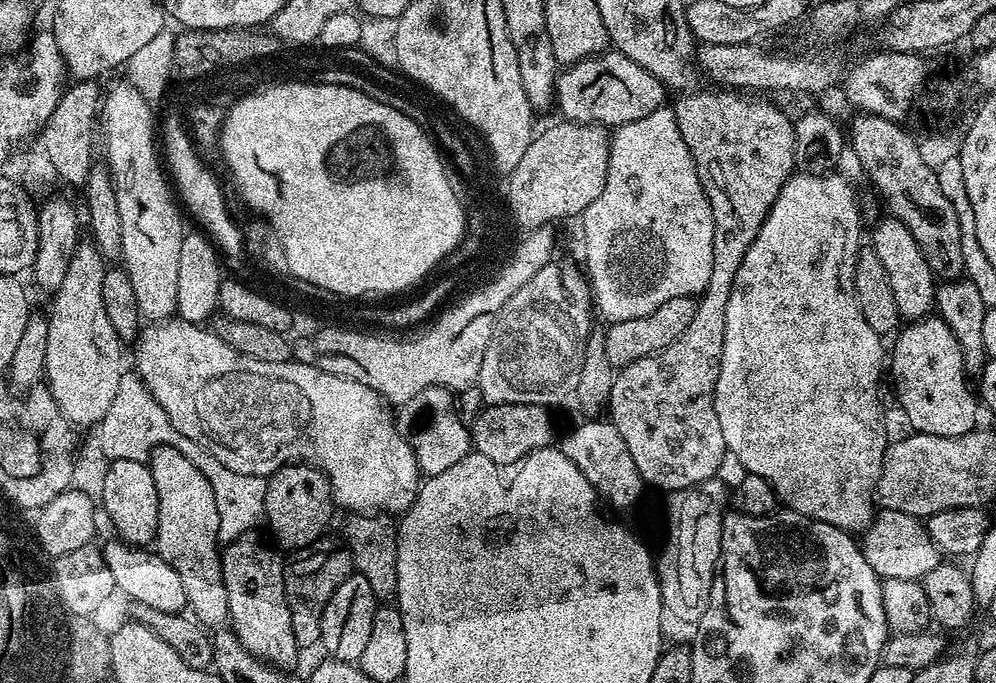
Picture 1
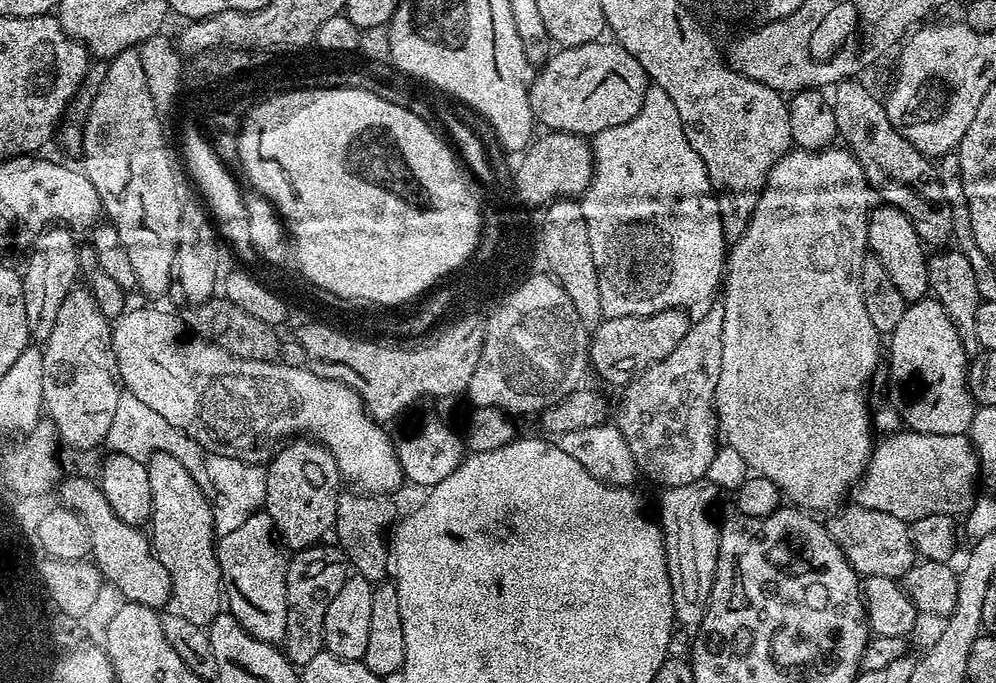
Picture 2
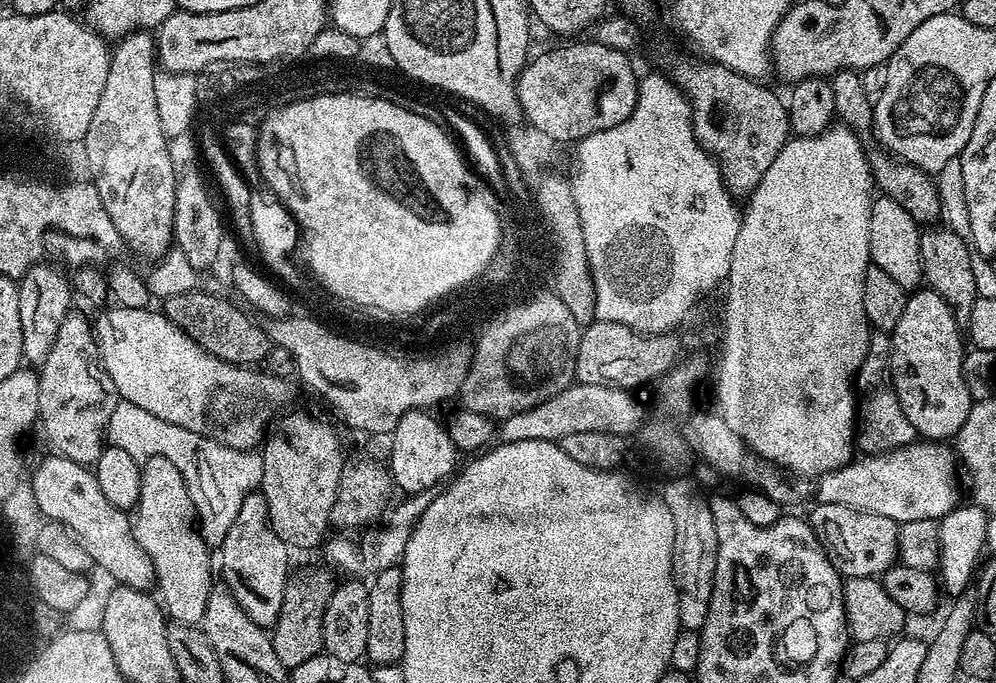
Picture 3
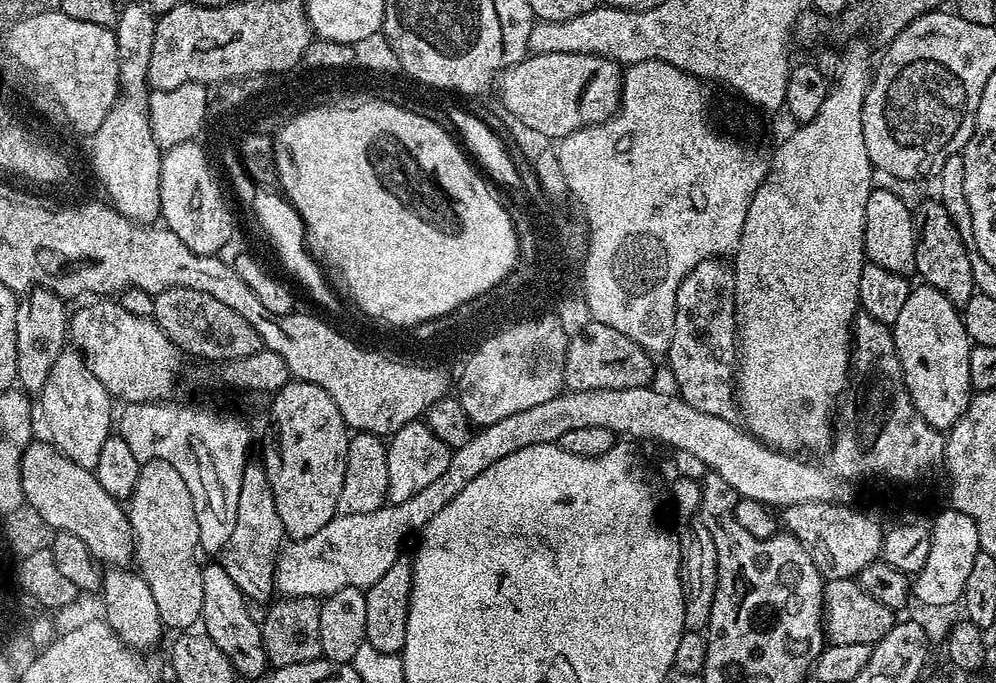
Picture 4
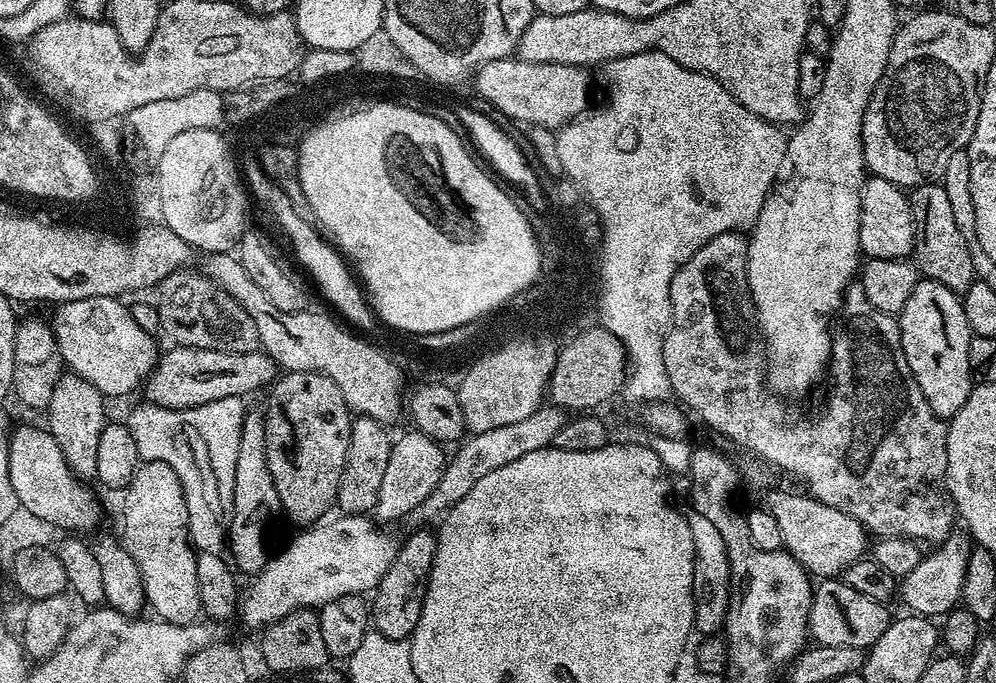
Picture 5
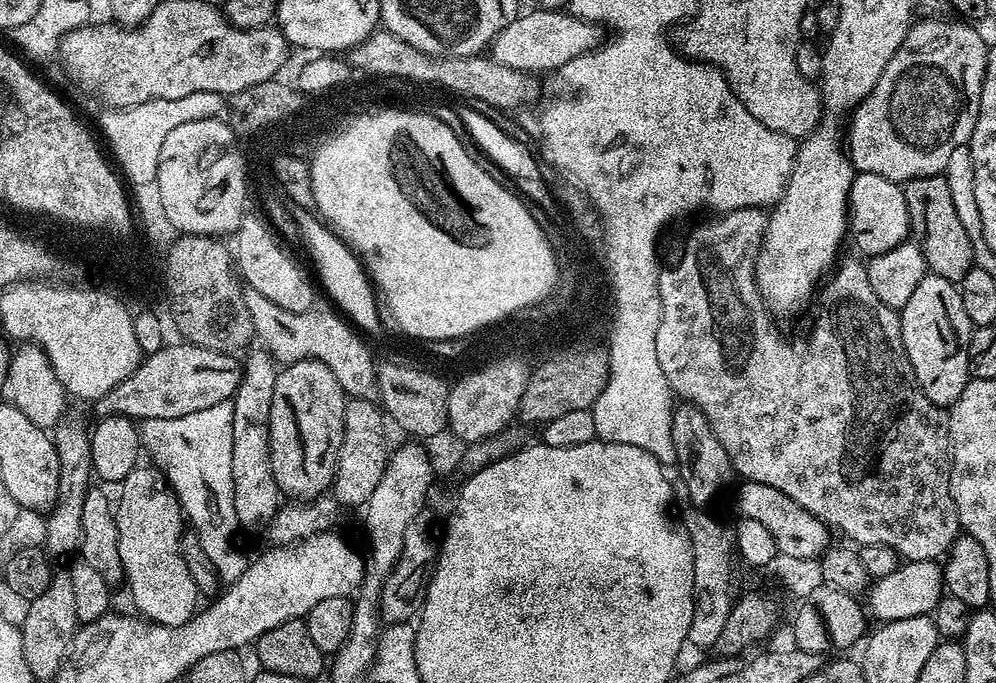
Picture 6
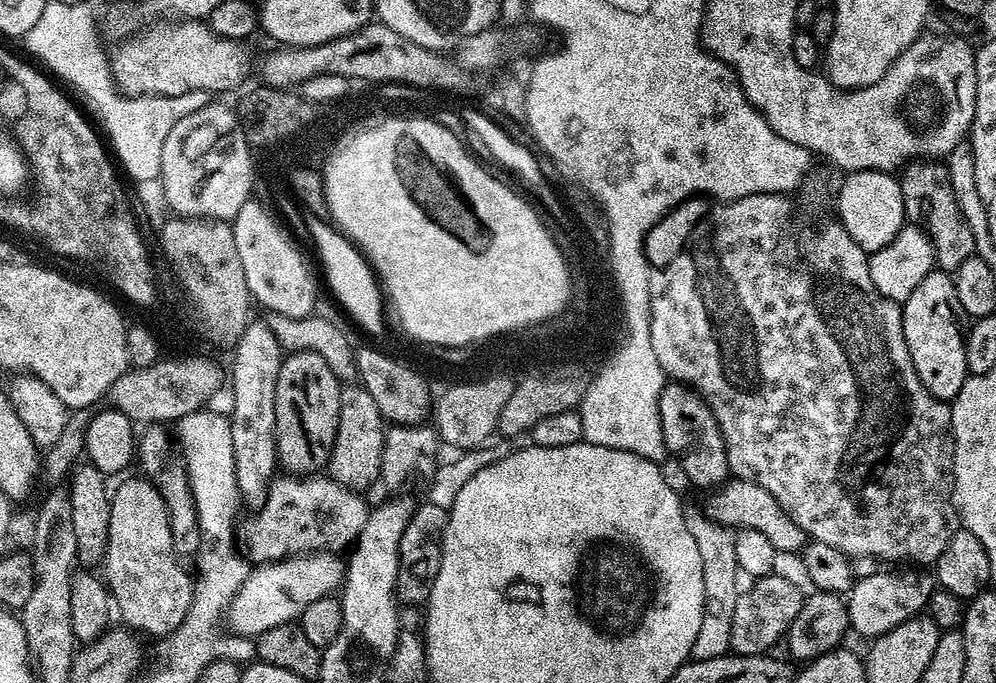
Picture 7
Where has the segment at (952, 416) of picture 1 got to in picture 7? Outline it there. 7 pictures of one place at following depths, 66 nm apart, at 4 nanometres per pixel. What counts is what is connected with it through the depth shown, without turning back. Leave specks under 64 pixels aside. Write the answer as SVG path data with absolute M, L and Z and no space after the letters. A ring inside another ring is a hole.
M933 270L918 286L914 294L902 302L902 330L914 370L922 378L922 386L930 390L932 396L950 402L962 390L970 373L966 362L966 317L962 302L958 302L956 281L943 270Z

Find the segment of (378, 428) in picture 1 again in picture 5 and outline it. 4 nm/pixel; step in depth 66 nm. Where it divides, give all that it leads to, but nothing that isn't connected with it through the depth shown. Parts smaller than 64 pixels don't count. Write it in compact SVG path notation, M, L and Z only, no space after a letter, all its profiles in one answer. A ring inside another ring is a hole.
M87 296L81 300L71 300L59 305L55 309L50 327L56 336L61 361L66 365L67 371L73 376L81 376L95 388L103 392L105 397L124 396L127 392L138 389L145 383L158 359L158 349L153 333L142 330L138 322L134 322L131 311L120 305L121 301L114 296Z

